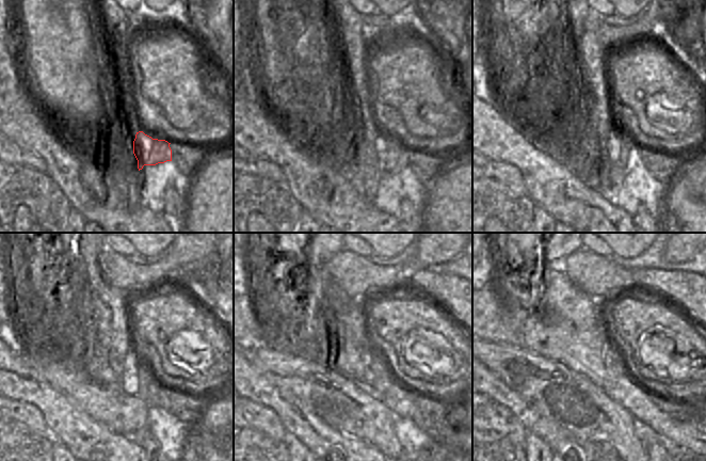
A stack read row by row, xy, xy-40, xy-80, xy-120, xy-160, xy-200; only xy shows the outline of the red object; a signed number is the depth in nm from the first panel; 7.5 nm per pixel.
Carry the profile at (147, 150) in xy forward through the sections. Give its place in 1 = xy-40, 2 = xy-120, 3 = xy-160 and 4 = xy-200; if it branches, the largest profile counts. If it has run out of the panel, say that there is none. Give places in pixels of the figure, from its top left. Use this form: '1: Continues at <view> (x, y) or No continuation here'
1: Continues at xy-40 (392, 154)
2: Continues at xy-120 (137, 378)
3: Continues at xy-160 (371, 360)
4: Continues at xy-200 (612, 360)

